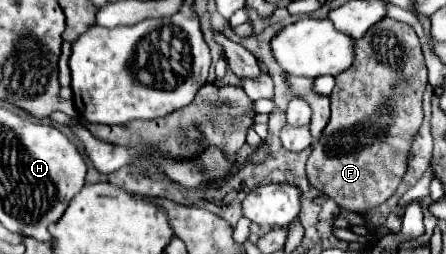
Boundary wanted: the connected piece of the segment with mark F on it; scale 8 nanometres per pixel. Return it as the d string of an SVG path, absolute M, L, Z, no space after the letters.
M385 16L371 26L363 38L355 40L355 58L351 68L341 72L331 92L331 118L307 160L307 180L313 188L335 200L341 208L367 214L389 200L405 170L411 144L423 122L423 92L427 88L427 66L413 26Z

